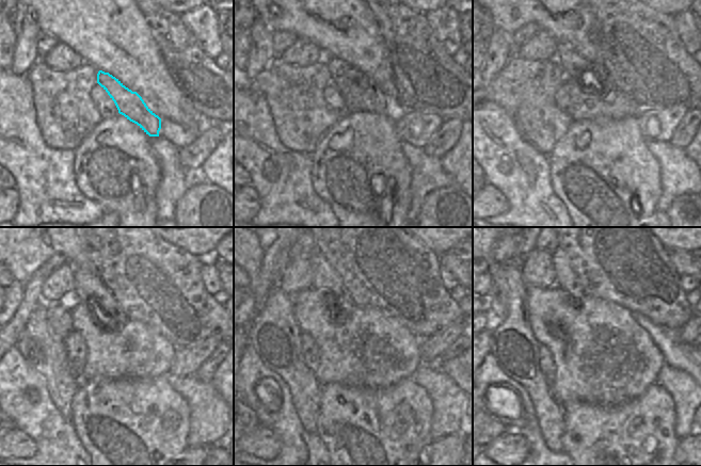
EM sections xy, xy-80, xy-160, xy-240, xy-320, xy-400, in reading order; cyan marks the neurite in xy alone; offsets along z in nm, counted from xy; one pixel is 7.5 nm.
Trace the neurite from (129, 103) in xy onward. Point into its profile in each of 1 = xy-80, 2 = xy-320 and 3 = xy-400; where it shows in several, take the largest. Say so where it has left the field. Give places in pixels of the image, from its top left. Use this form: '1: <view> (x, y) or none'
1: xy-80 (360, 93)
2: xy-320 (323, 276)
3: xy-400 (566, 277)

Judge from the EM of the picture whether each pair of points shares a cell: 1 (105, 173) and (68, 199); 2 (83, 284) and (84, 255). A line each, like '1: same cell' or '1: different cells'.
1: different cells
2: different cells

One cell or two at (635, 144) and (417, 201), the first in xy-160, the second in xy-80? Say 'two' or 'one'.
two

